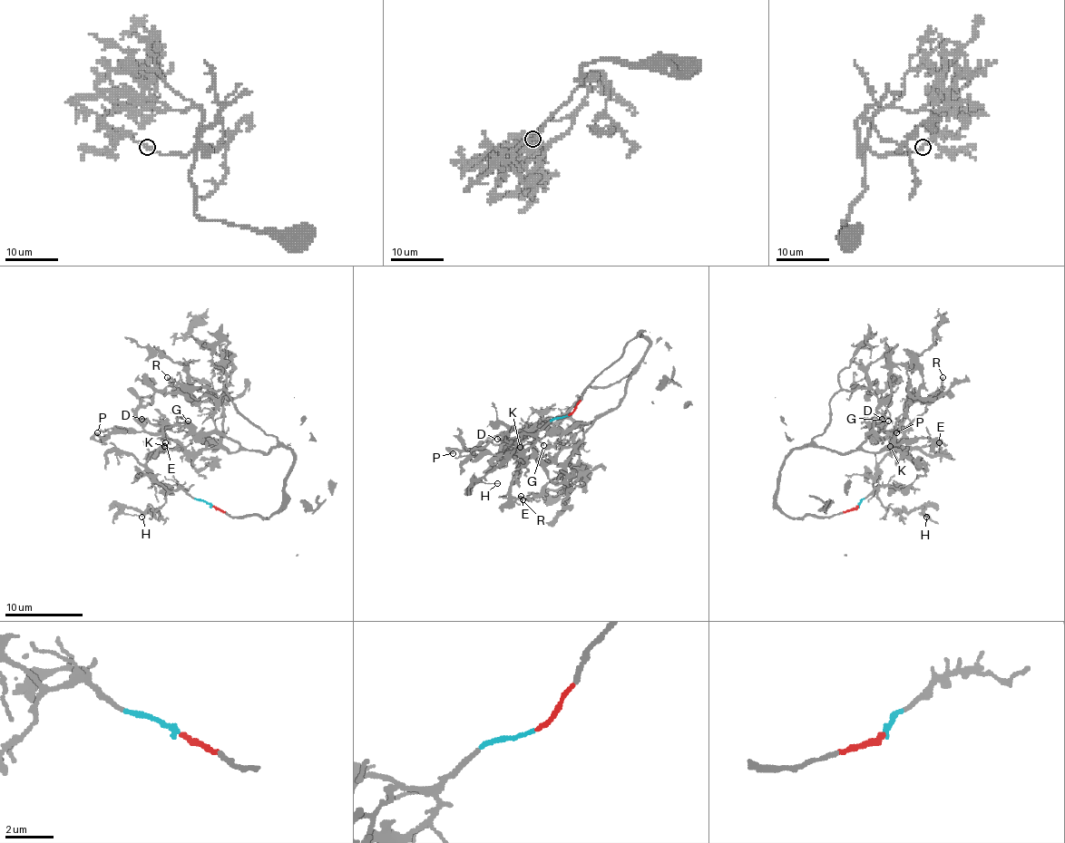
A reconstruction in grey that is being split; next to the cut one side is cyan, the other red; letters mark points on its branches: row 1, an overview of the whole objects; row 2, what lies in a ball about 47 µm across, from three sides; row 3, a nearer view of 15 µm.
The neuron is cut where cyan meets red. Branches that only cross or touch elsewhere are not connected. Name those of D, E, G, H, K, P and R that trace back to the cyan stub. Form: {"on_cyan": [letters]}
{"on_cyan": ["H"]}

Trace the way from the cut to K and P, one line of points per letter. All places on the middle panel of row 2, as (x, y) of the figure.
K: (568, 414), (637, 334), (649, 342), (623, 399), (576, 443), (562, 446), (549, 460), (529, 443), (519, 448)
P: (568, 414), (637, 334), (649, 342), (613, 409), (541, 438), (522, 438), (510, 451), (449, 450), (453, 453)

